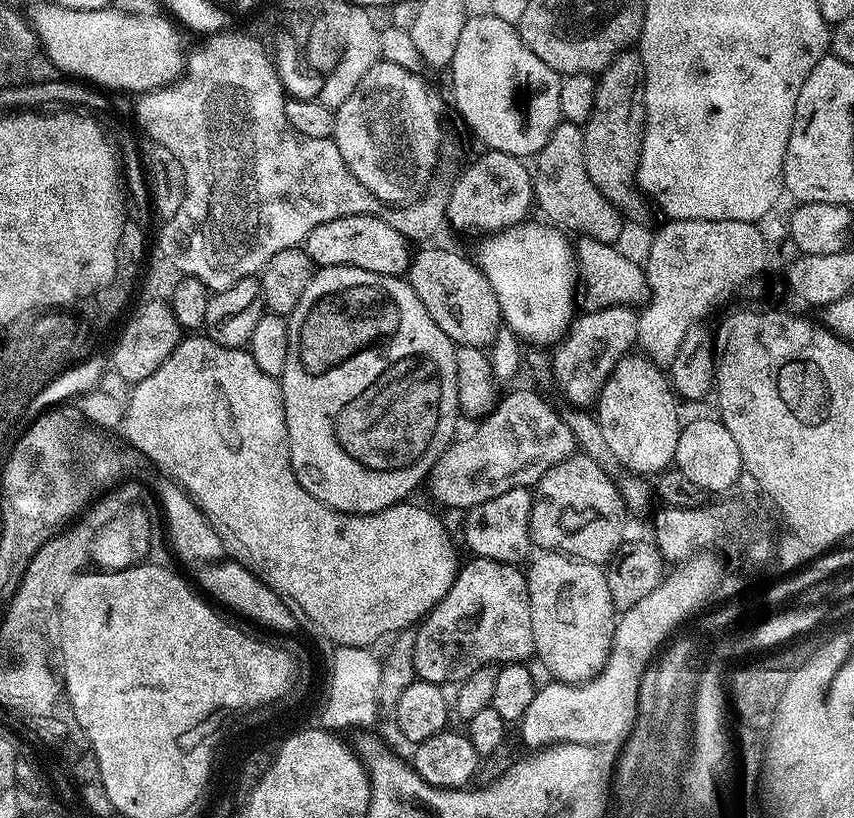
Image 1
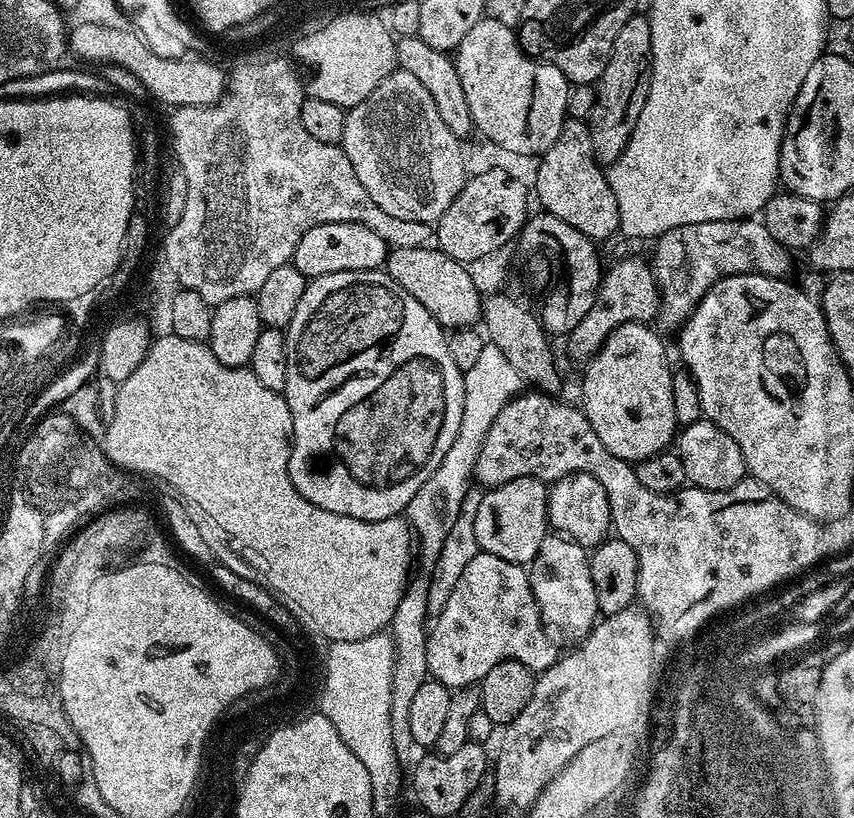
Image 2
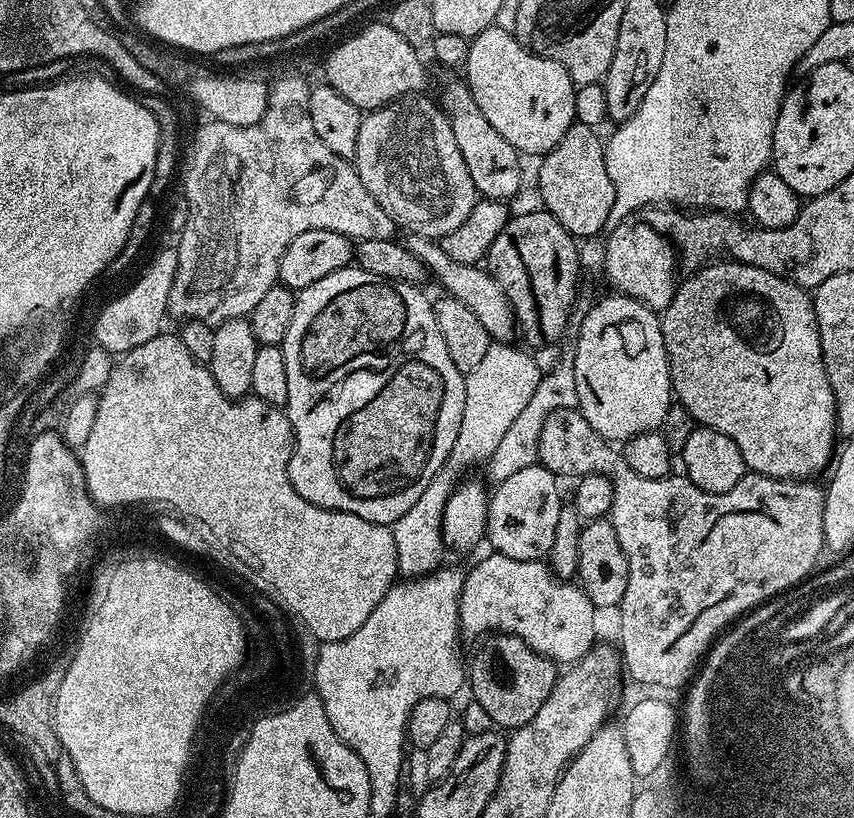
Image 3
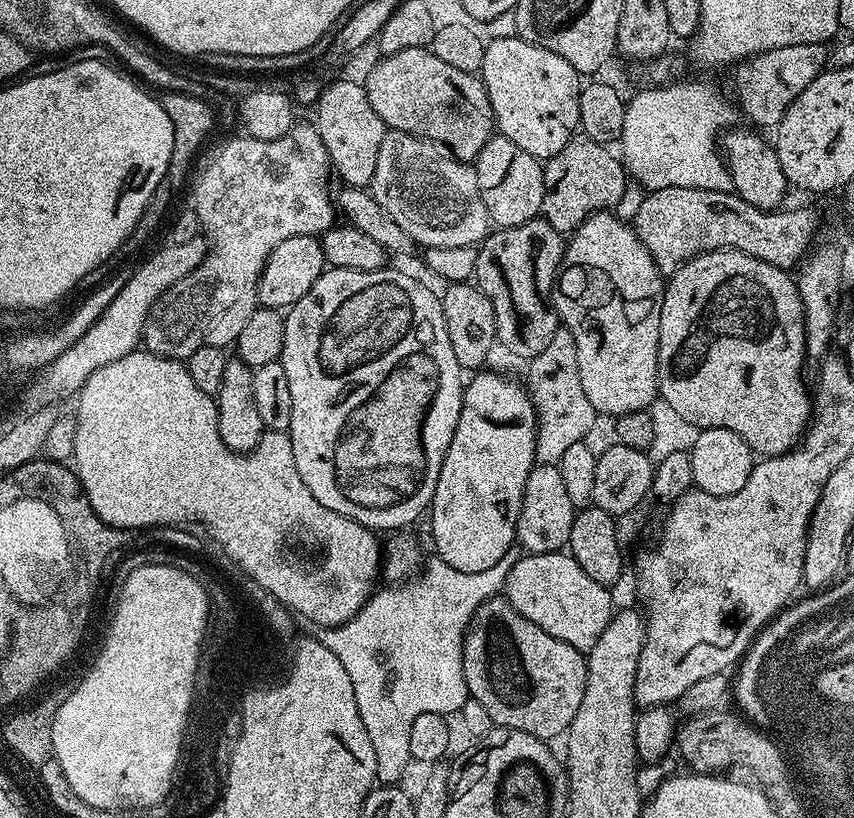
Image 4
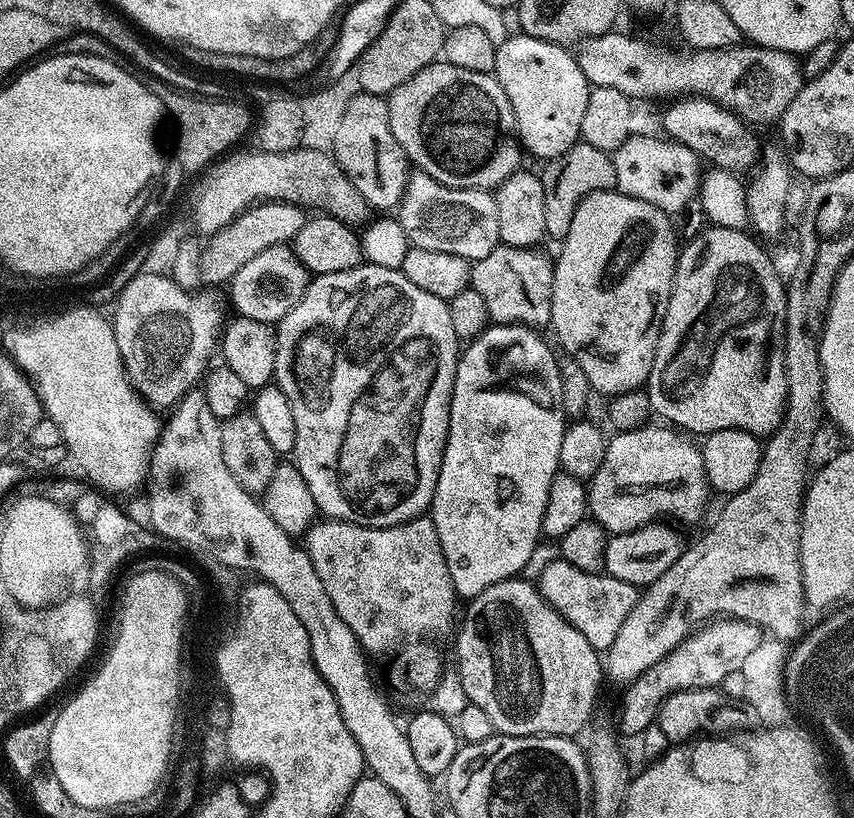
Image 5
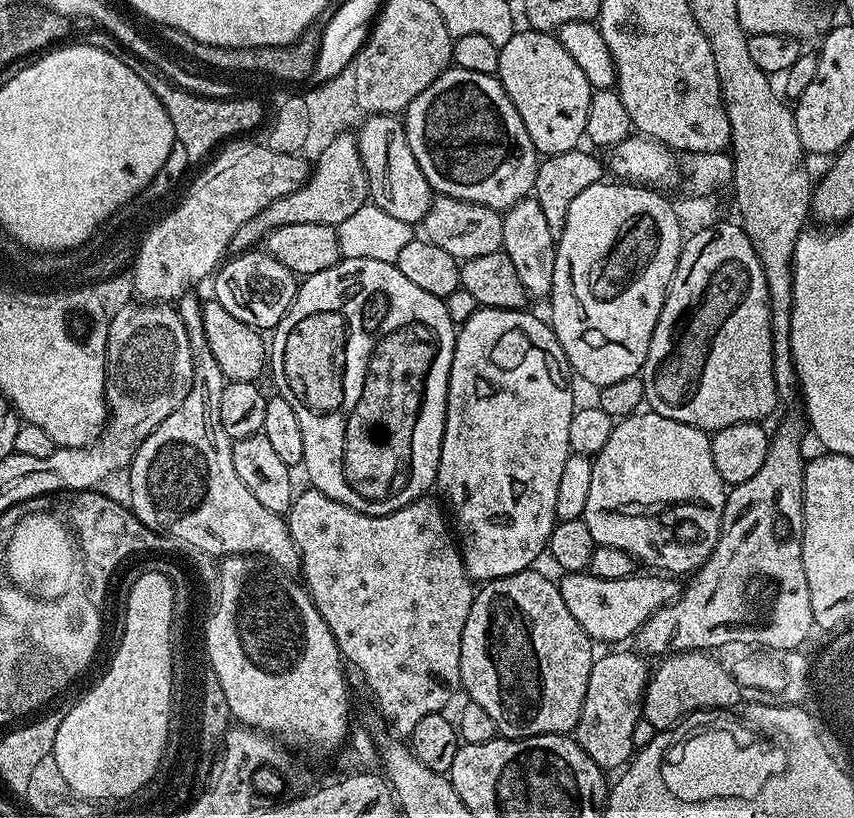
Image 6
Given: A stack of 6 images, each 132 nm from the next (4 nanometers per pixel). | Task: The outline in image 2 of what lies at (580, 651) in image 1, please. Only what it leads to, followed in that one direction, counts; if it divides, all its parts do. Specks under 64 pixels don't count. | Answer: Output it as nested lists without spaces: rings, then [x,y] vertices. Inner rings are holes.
[[[549,534],[544,537],[542,546],[538,546],[538,554],[527,569],[541,620],[551,629],[553,627],[566,637],[574,638],[576,642],[593,631],[599,617],[589,559],[589,549],[574,542],[569,536]]]

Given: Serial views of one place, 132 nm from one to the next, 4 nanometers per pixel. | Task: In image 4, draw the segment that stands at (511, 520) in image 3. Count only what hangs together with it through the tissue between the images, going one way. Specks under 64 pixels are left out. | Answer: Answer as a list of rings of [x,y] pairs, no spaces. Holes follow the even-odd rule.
[[[537,463],[526,478],[522,510],[518,514],[516,527],[516,544],[528,554],[561,551],[570,538],[570,526],[574,526],[577,511],[570,502],[570,494],[566,494],[559,467]]]

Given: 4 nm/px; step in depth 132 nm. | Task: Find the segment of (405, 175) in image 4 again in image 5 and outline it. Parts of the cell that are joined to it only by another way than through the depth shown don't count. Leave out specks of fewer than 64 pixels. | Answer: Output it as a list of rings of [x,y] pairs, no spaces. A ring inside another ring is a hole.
[[[416,170],[407,179],[399,212],[398,221],[413,248],[442,250],[442,254],[458,254],[475,262],[500,245],[496,197],[483,188],[451,188]]]

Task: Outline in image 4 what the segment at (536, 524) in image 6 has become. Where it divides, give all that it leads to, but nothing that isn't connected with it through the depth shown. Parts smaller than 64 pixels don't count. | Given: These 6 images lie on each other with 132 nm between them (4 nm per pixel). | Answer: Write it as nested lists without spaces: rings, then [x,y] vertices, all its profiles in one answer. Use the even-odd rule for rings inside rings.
[[[477,371],[473,375],[476,377],[467,381],[458,426],[454,430],[454,438],[450,438],[430,505],[435,555],[455,570],[467,574],[489,569],[516,544],[516,527],[518,514],[522,510],[526,478],[537,463],[537,413],[528,388],[523,383],[515,384],[496,372],[488,371]]]

